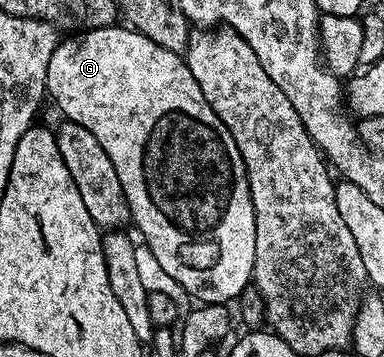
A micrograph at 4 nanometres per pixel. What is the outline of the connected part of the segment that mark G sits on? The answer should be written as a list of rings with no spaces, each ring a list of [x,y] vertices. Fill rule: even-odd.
[[[126,25],[80,31],[63,38],[52,53],[52,61],[48,61],[46,89],[49,98],[54,98],[55,105],[63,111],[63,116],[67,120],[75,122],[76,125],[82,125],[85,129],[90,130],[111,157],[120,179],[120,185],[123,186],[127,205],[130,207],[133,226],[138,226],[139,233],[146,238],[143,239],[145,246],[152,249],[152,253],[156,257],[156,261],[160,261],[164,273],[168,273],[168,277],[177,281],[187,296],[195,295],[199,304],[229,304],[230,299],[237,300],[251,286],[254,258],[256,257],[256,217],[252,209],[250,186],[244,169],[244,161],[240,157],[240,149],[236,145],[236,141],[232,141],[232,133],[228,133],[224,121],[220,121],[220,117],[216,117],[212,105],[208,105],[204,93],[200,93],[200,85],[196,85],[196,77],[192,77],[192,69],[188,69],[185,58],[177,51],[169,51],[156,45],[156,41],[144,37],[139,31]]]

